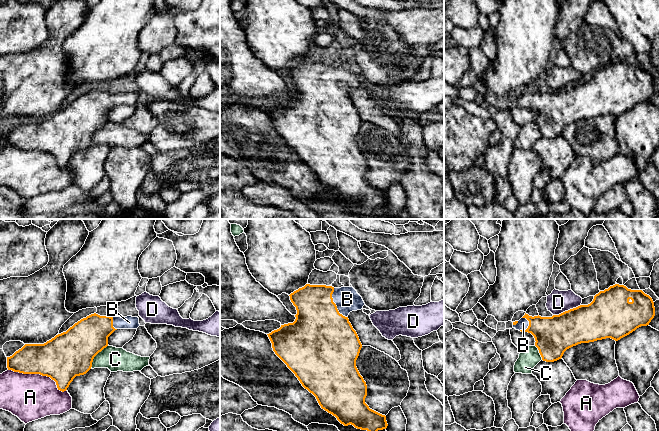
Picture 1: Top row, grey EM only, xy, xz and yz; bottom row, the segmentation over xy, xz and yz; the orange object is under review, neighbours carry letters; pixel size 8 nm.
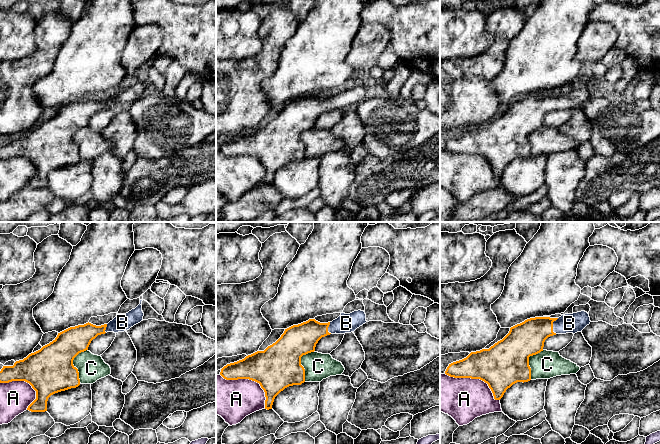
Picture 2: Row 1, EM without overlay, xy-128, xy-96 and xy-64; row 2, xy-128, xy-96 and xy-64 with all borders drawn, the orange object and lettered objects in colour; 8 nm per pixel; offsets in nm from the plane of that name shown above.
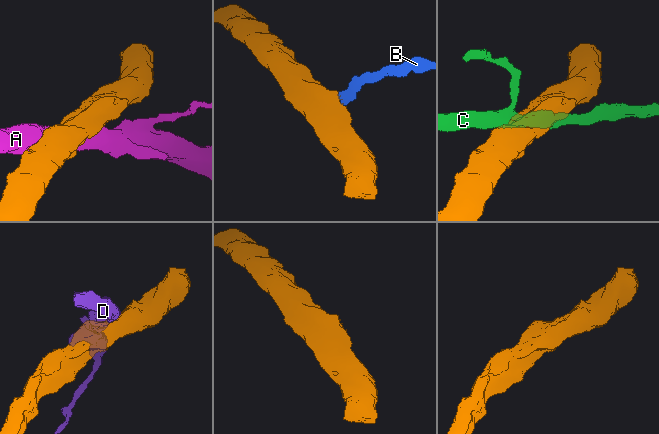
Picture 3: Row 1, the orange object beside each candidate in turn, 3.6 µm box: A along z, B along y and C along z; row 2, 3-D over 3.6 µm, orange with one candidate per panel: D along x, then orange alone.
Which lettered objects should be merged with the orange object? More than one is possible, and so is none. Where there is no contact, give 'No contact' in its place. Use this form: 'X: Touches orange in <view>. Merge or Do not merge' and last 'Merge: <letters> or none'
A: Touches orange in xy. Do not merge
B: Touches orange in xz. Merge
C: Touches orange in xy. Do not merge
D: Touches orange in yz. Do not merge
Merge: B

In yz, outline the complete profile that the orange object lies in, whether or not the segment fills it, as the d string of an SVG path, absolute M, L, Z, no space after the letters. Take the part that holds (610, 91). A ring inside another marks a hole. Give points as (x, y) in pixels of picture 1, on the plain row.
M615 60L594 72L588 81L580 81L552 93L525 91L513 98L513 104L531 109L535 114L543 137L554 138L562 134L564 128L578 120L611 114L615 117L629 111L641 102L647 102L655 92L652 74L642 66L631 66Z

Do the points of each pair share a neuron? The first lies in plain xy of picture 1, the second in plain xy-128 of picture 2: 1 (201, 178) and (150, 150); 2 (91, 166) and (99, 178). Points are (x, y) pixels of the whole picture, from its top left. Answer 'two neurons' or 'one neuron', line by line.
1: two neurons
2: two neurons

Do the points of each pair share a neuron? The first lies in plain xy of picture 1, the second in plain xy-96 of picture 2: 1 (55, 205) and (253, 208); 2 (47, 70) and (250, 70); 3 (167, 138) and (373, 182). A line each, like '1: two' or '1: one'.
1: one
2: one
3: two

